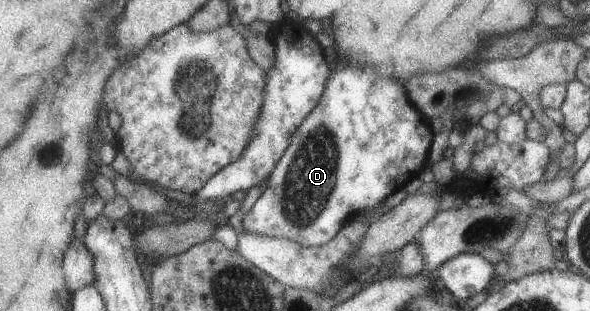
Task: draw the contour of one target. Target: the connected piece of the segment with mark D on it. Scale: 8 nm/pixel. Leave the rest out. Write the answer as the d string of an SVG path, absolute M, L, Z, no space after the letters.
M356 67L336 69L336 71L330 73L330 77L328 77L328 81L325 83L324 91L316 107L300 122L296 131L291 135L288 147L274 166L273 172L269 175L266 190L256 199L249 212L242 217L243 231L264 235L264 237L288 239L303 247L325 245L334 238L334 235L336 235L344 223L352 220L360 212L362 213L382 204L384 198L392 191L396 191L396 189L402 188L408 181L416 179L420 169L430 165L428 155L433 137L434 133L429 121L414 107L414 104L406 95L405 89L402 89L402 85L398 81L392 81L392 79L386 79L386 77L378 77L378 75L372 73L370 67L366 67L362 71L356 69Z

